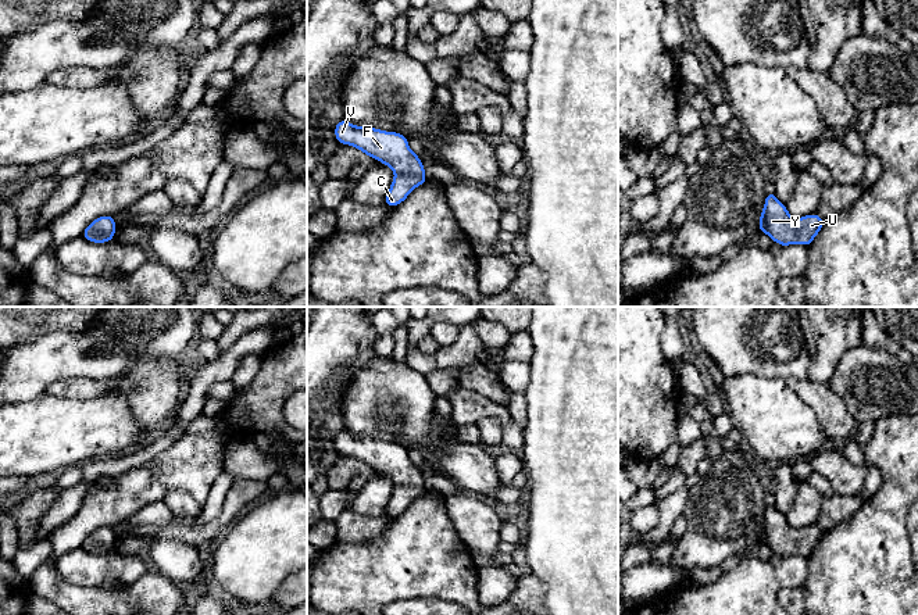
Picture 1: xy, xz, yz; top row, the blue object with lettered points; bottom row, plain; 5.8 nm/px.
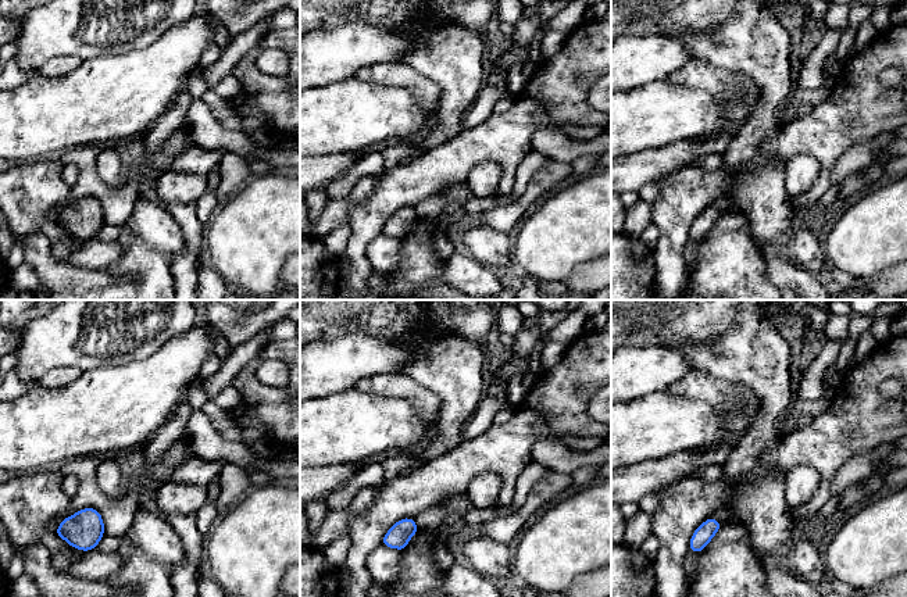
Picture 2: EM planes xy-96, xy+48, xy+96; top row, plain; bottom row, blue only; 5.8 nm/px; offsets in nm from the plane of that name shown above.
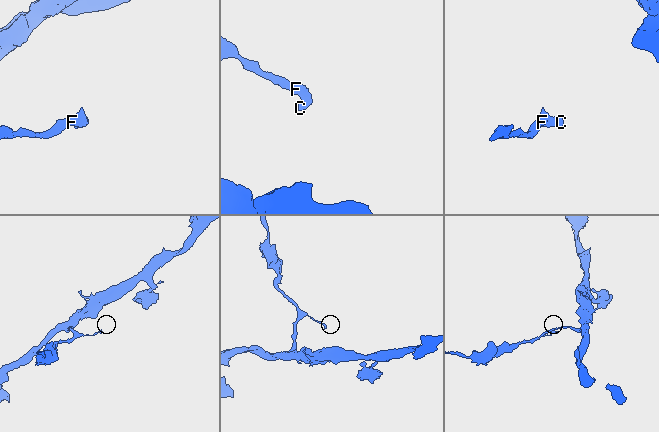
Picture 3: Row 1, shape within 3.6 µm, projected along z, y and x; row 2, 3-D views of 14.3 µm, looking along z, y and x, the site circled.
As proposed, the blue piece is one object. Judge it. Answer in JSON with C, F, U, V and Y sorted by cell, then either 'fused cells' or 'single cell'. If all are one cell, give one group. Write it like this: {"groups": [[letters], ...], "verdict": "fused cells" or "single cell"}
{"groups": [["C", "F", "U", "V", "Y"]], "verdict": "single cell"}

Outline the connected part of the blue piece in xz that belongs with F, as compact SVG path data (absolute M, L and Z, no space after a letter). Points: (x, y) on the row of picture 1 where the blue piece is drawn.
M346 118L335 125L339 144L350 144L393 169L394 179L385 204L390 208L403 203L419 185L428 182L421 158L408 147L407 136L371 126L356 126Z

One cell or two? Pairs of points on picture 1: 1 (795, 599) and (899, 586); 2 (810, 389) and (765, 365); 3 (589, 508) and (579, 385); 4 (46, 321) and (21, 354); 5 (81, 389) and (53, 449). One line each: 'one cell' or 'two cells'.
1: two cells
2: two cells
3: one cell
4: two cells
5: two cells

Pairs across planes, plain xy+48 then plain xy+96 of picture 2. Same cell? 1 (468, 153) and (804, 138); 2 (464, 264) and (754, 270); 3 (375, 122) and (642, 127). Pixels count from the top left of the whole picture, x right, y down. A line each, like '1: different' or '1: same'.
1: same
2: different
3: same

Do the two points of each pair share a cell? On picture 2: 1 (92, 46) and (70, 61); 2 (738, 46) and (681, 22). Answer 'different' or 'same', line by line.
1: different
2: same

